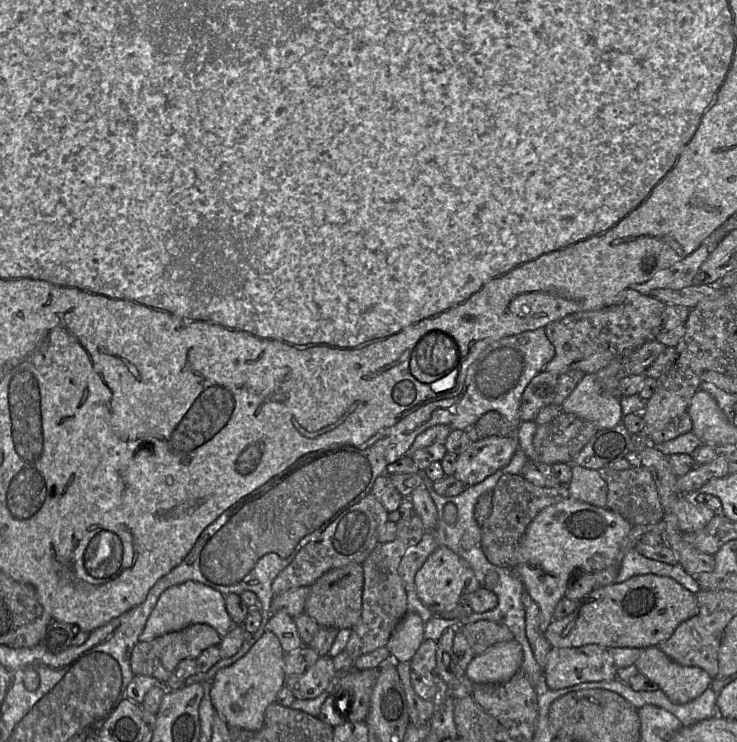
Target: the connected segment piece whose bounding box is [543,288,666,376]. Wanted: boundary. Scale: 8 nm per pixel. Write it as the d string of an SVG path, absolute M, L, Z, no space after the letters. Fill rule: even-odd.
M627 288L619 303L597 310L575 312L549 323L544 329L547 338L554 345L555 355L543 370L558 376L571 370L580 370L585 374L597 373L612 360L621 358L649 339L654 339L654 334L662 324L665 308L666 304L659 299Z

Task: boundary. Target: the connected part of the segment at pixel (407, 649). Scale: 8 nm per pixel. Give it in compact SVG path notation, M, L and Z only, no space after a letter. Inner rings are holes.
M407 612L392 633L386 647L396 662L410 662L424 638L425 623L414 612Z

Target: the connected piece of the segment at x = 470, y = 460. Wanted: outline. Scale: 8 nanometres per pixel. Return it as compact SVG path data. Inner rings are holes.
M490 436L479 439L457 456L452 476L467 486L478 484L503 469L517 449L518 442L515 438Z

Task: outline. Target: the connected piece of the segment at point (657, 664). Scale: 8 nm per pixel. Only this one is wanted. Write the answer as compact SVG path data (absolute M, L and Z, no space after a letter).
M658 646L645 648L635 665L638 672L657 684L674 704L693 701L712 683L706 671L674 662Z

